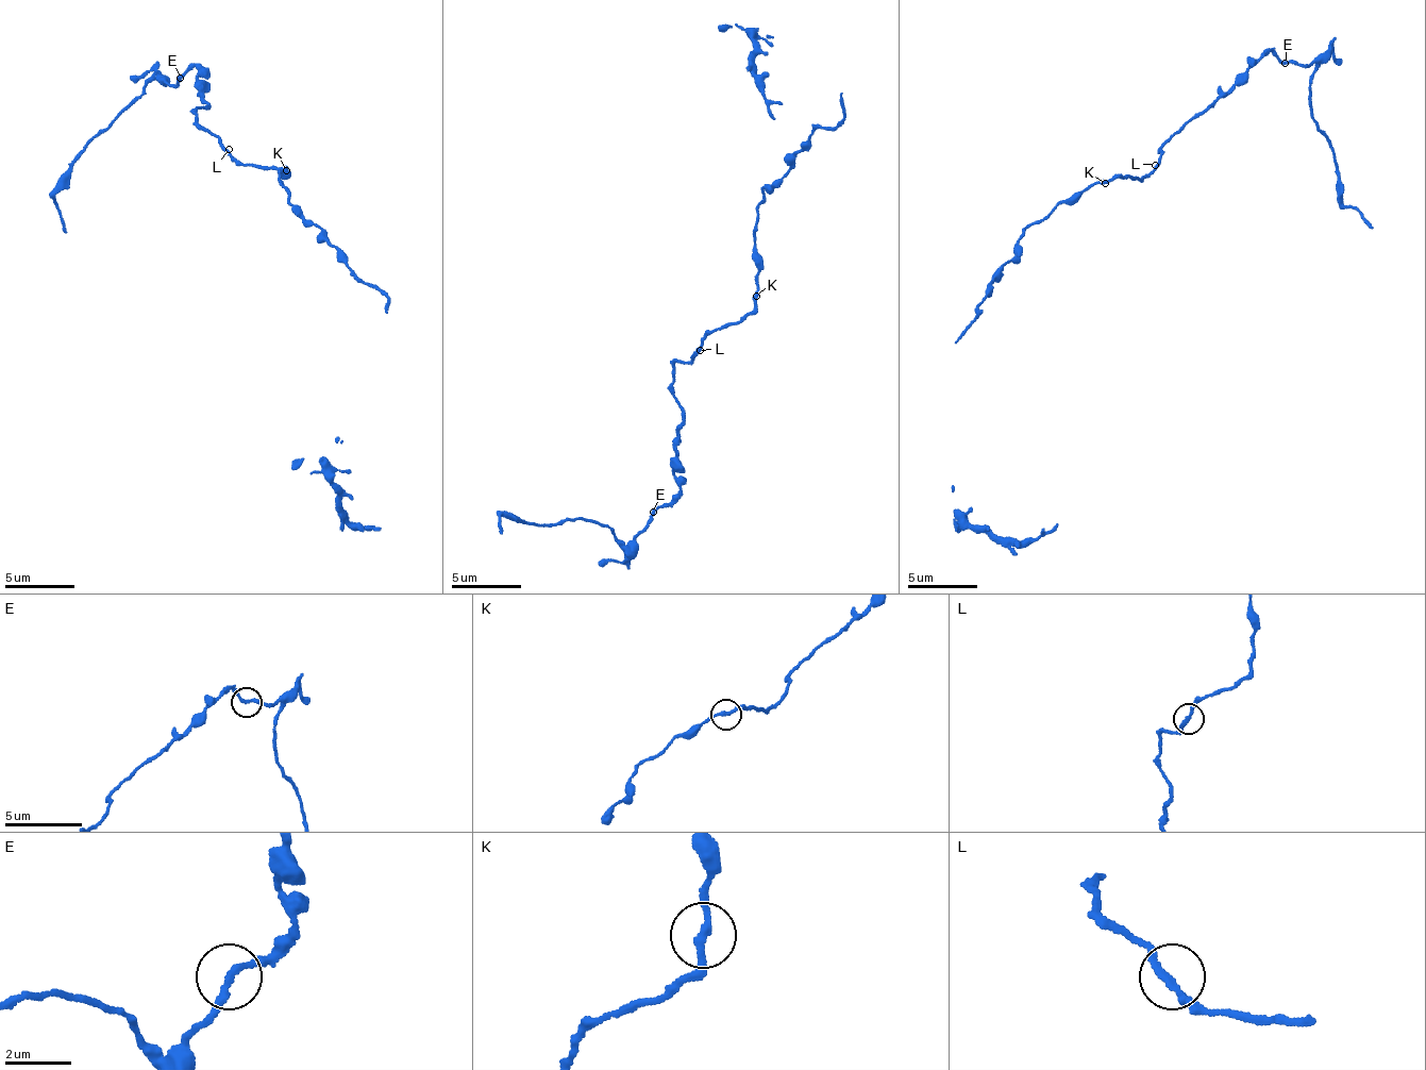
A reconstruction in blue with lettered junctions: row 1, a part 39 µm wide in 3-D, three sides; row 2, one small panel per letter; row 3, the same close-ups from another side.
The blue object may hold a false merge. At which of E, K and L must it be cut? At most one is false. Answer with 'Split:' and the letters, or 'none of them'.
Split: E

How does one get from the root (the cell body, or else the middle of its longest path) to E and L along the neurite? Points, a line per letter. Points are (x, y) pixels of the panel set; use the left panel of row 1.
E: (282, 169), (246, 166), (232, 155), (198, 123), (206, 104), (203, 71), (188, 67), (179, 77)
L: (282, 169), (269, 166), (246, 166), (229, 149)

